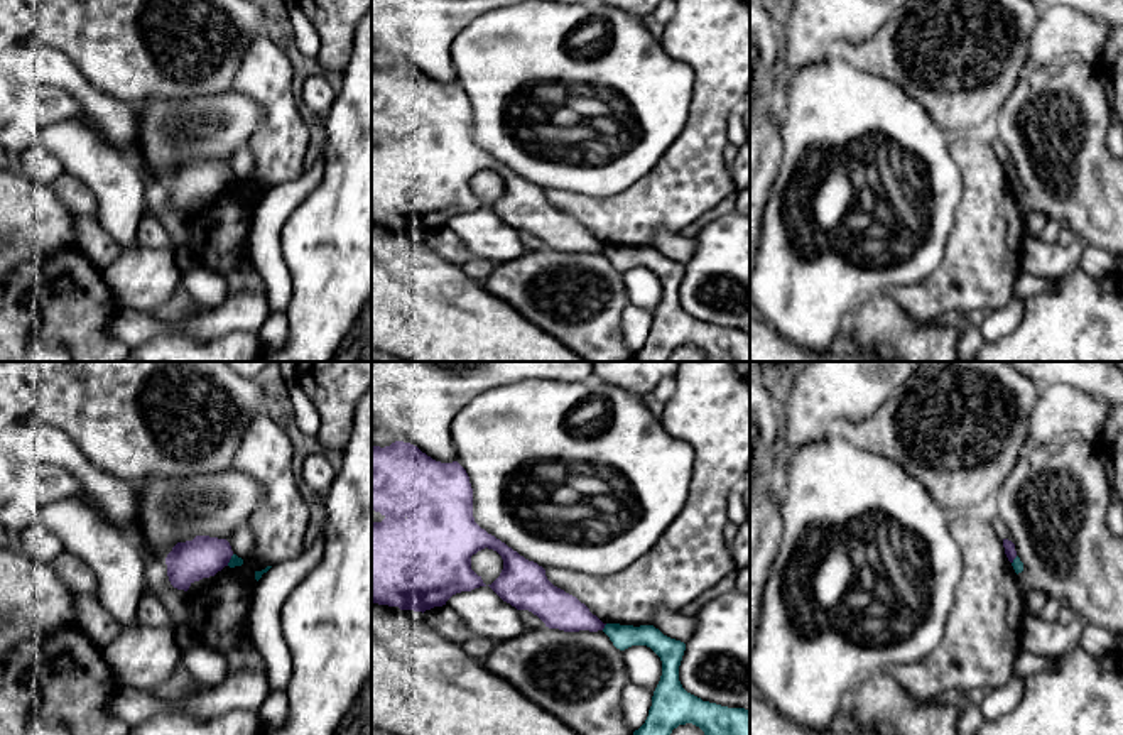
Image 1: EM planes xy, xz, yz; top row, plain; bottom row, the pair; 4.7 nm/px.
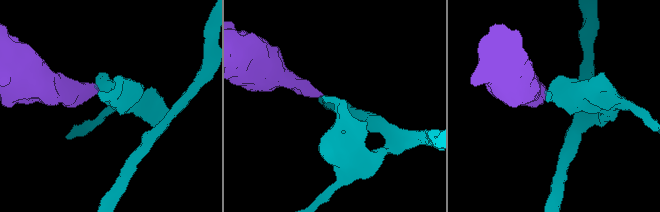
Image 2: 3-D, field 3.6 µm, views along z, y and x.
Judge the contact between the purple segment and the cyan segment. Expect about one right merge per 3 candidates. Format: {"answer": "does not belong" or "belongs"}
{"answer": "does not belong"}

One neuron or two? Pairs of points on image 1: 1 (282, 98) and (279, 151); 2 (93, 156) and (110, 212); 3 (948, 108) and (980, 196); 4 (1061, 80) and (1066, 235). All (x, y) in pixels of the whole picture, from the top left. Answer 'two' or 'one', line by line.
1: one
2: one
3: two
4: two

